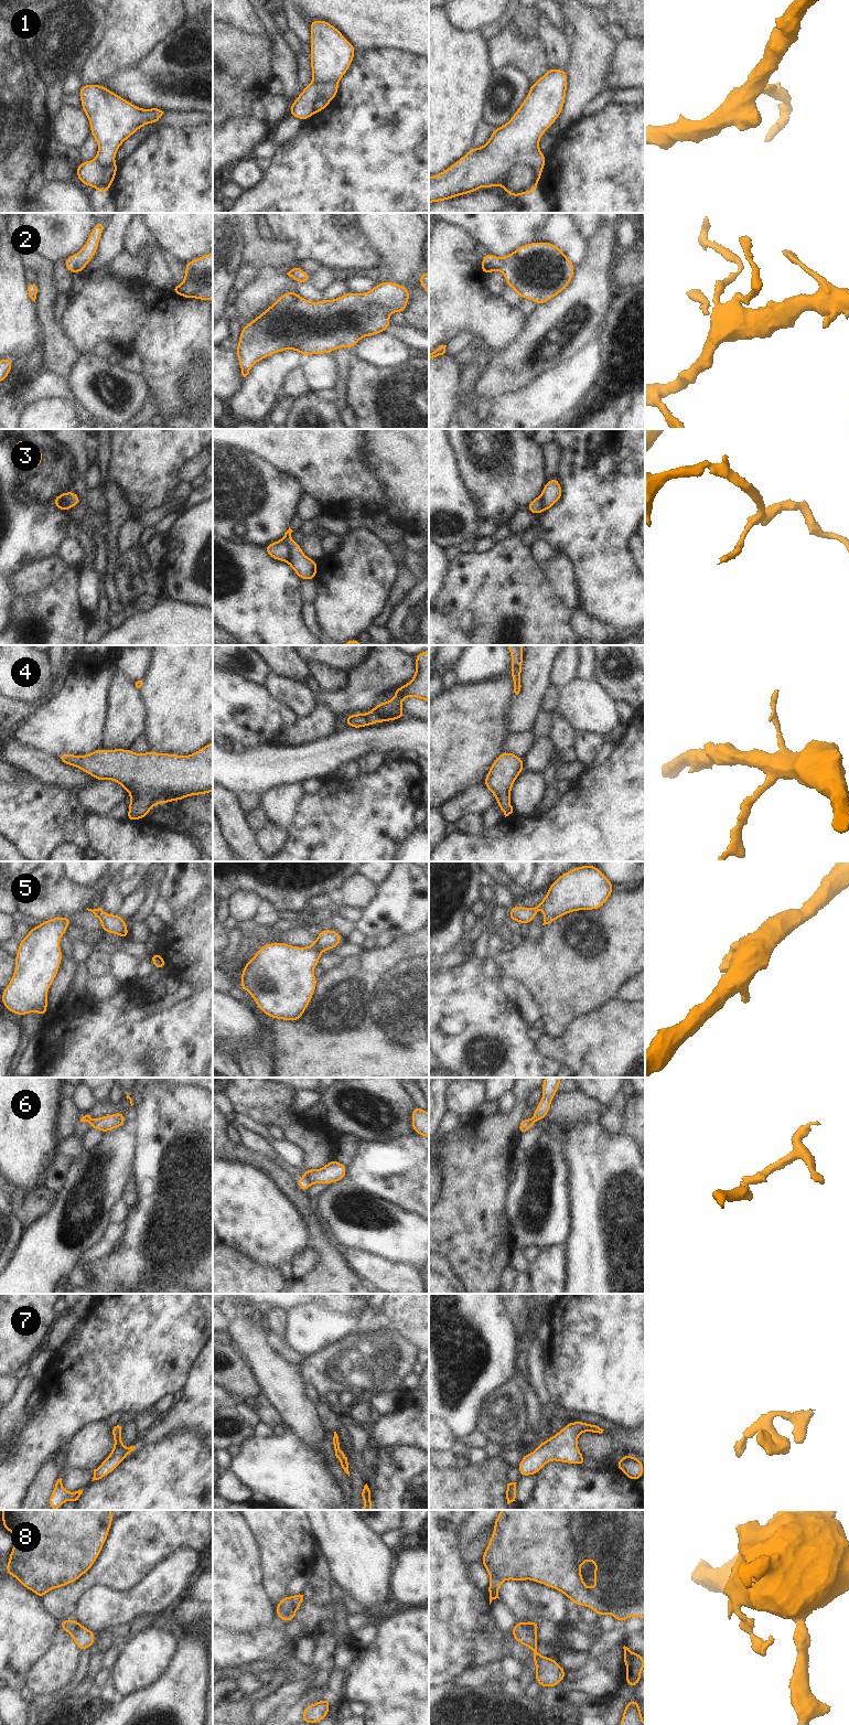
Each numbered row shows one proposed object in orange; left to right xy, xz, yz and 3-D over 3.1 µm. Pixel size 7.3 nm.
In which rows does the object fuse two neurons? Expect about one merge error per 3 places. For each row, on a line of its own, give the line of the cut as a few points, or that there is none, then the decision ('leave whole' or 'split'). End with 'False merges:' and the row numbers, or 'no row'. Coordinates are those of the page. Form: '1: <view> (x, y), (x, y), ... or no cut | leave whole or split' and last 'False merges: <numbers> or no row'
1: yz (541, 170), (535, 170), (526, 163), (517, 163), (501, 183) | split
2: no cut | leave whole
3: xz (279, 540), (288, 548), (289, 561) | split
4: no cut | leave whole
5: no cut | leave whole
6: xz (304, 1177), (312, 1184) | split
7: no cut | leave whole
8: yz (520, 1622), (527, 1624), (536, 1631) | split
False merges: 1, 3, 6, 8

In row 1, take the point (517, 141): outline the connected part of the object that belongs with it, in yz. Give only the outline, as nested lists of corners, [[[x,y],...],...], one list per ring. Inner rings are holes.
[[[549,67],[549,69],[529,87],[529,93],[524,103],[517,108],[508,122],[493,130],[488,141],[481,148],[471,148],[466,154],[454,162],[448,169],[439,174],[429,176],[429,203],[438,203],[440,201],[448,201],[455,196],[470,194],[476,192],[480,188],[496,188],[499,186],[511,170],[519,164],[527,163],[536,171],[542,171],[547,158],[539,149],[539,140],[541,136],[551,127],[551,125],[559,118],[565,106],[565,98],[567,95],[567,69],[557,69]]]

